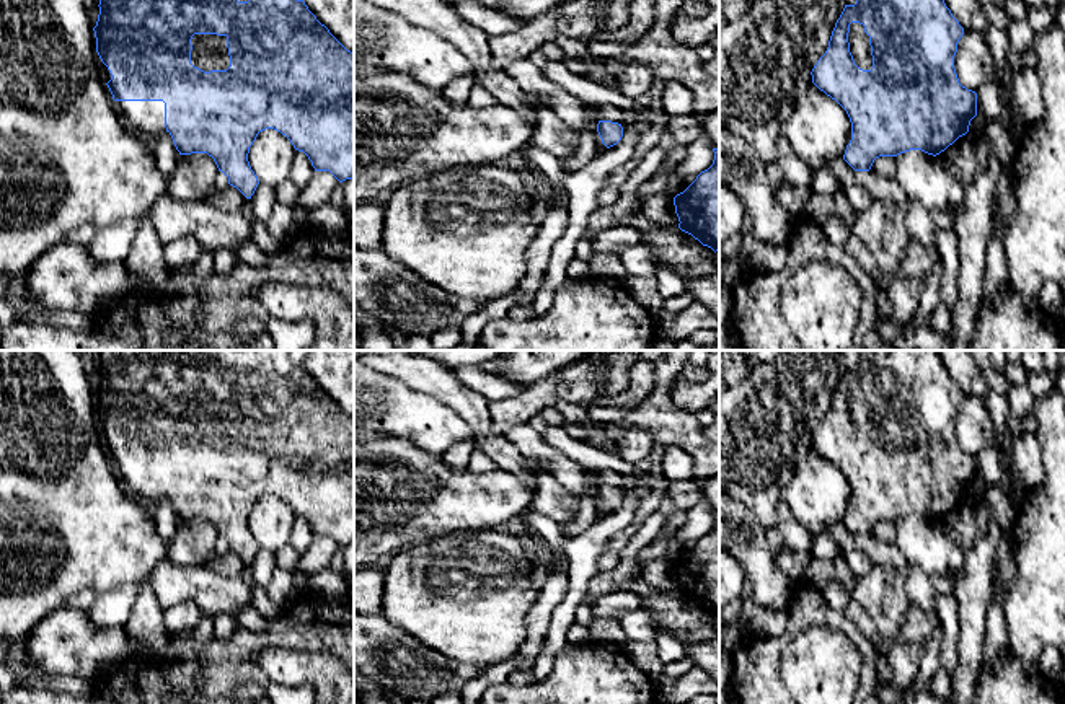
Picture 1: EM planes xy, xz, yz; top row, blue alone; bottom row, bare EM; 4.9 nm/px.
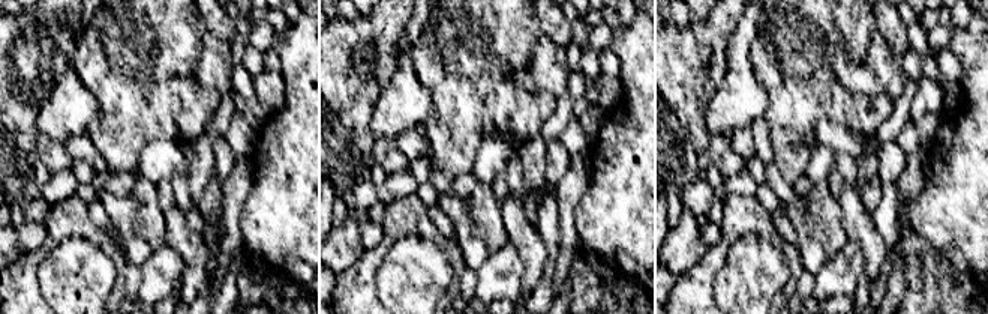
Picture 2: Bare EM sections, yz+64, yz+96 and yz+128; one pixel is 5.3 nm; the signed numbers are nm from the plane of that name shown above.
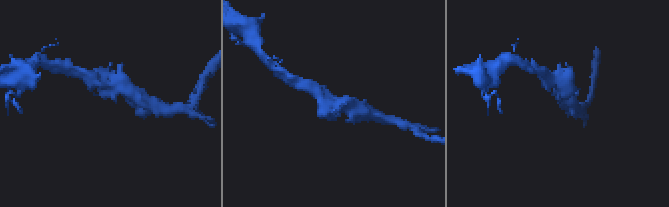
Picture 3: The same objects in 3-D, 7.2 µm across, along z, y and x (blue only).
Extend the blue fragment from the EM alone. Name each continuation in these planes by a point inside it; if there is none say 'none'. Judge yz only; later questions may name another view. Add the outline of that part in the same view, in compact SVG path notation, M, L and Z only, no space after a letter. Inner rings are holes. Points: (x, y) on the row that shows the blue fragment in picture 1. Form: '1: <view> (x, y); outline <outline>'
1: yz (858, 39); outline M860 23L850 24L848 42L855 64L863 70L871 70L873 55L871 55L869 36L864 33L863 24Z

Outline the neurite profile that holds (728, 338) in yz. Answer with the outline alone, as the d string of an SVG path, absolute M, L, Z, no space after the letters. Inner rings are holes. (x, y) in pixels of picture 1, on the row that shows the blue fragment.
M731 321L719 324L719 350L742 350L740 337Z

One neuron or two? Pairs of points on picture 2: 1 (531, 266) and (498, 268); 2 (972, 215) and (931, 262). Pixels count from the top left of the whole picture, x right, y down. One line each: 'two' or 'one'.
1: two
2: two

